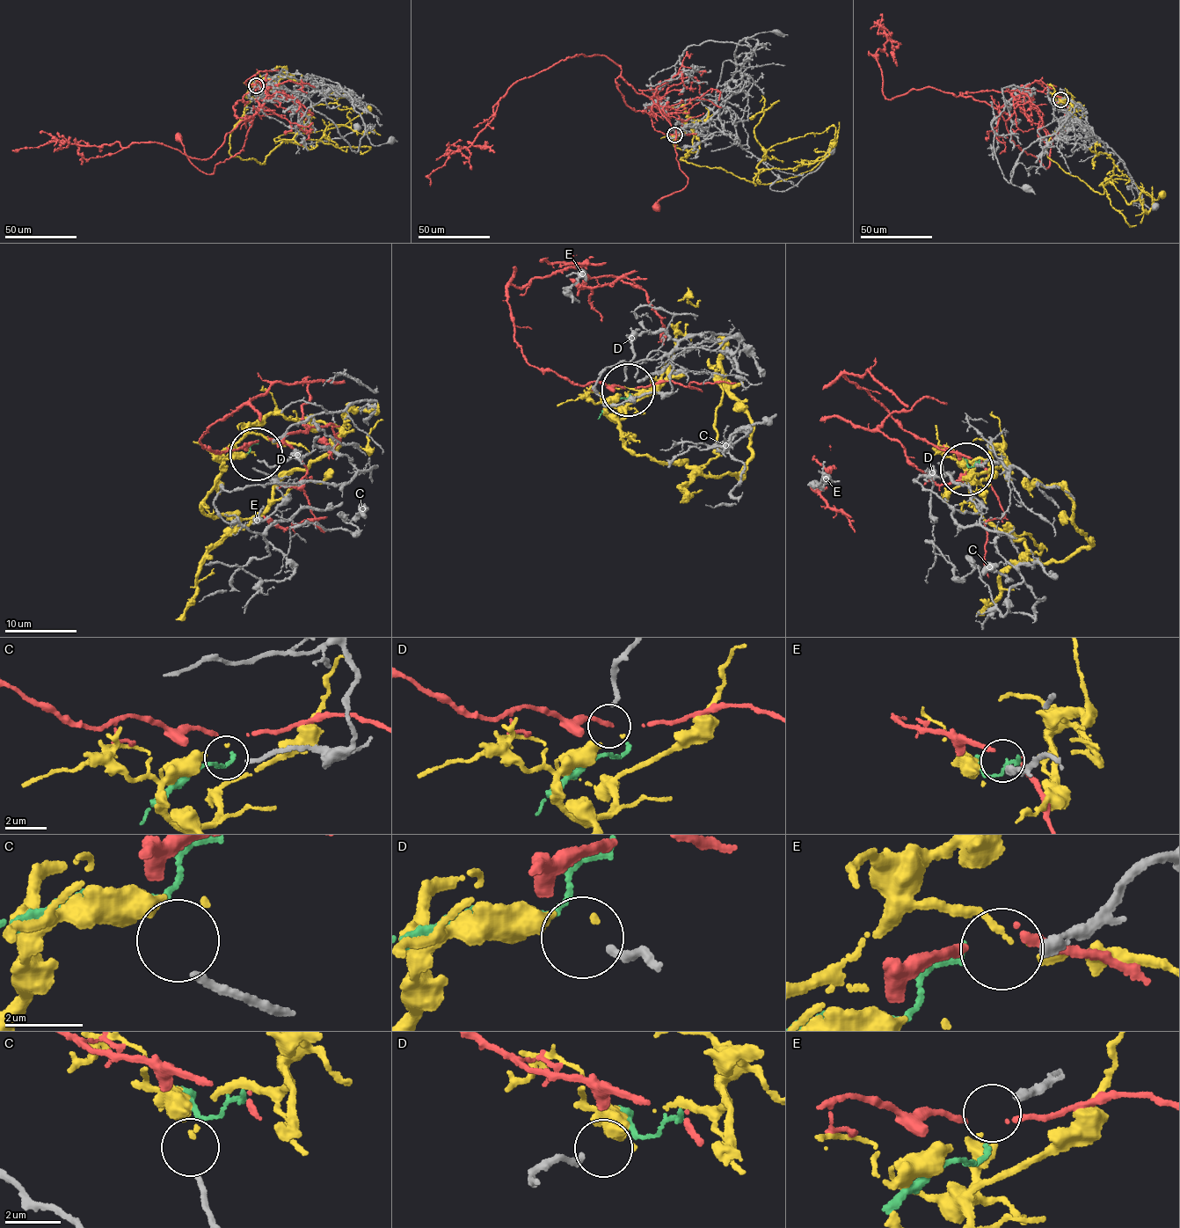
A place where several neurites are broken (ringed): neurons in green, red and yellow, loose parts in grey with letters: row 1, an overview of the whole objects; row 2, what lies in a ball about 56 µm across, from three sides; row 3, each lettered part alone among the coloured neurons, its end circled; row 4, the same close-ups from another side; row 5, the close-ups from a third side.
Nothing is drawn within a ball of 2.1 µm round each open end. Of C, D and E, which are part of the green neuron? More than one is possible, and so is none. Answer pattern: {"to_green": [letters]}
{"to_green": ["C"]}

